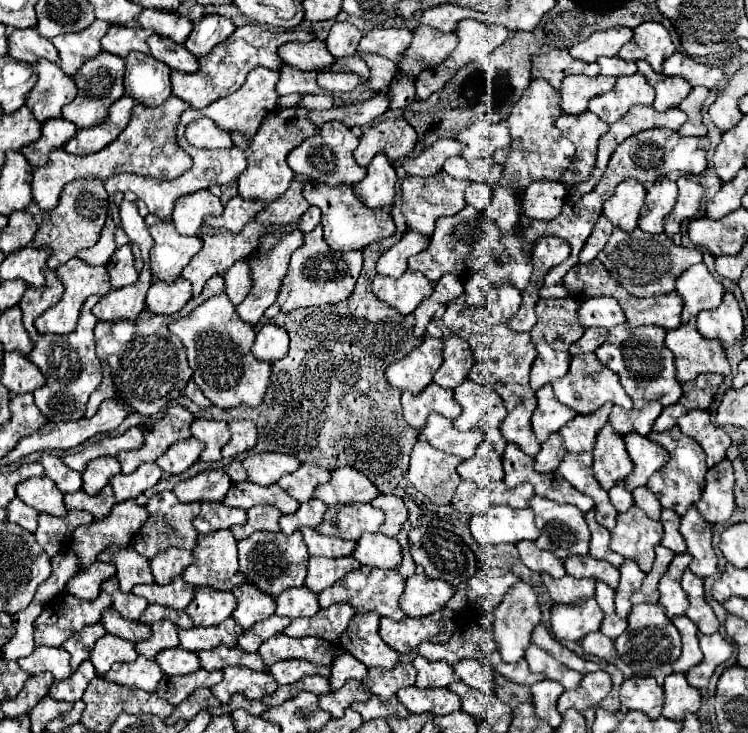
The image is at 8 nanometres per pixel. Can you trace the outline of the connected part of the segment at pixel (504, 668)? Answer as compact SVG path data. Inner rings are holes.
M524 658L518 660L516 664L504 664L504 662L502 662L502 664L496 666L496 670L498 670L498 674L502 674L504 678L508 678L510 682L524 684L524 686L532 686L532 684L544 680L542 674L532 674L532 672L530 672L530 668L528 668L528 664L526 664Z

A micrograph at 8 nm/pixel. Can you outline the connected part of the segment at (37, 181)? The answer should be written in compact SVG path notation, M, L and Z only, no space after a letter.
M170 96L164 104L156 108L148 108L138 104L132 110L132 118L124 132L106 148L100 152L92 152L86 156L74 156L70 152L64 152L64 148L52 152L50 164L34 168L34 180L32 180L32 196L40 210L50 212L58 206L62 188L78 178L98 178L108 180L114 174L120 172L132 172L138 176L152 176L156 180L172 180L184 174L192 166L192 158L176 146L176 124L180 120L180 114L188 108L184 100L178 100L176 96Z

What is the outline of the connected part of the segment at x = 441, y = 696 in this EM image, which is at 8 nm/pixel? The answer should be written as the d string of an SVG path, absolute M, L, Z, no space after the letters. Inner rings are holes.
M416 686L404 688L398 694L398 700L406 706L410 714L432 714L432 716L446 716L452 712L460 712L462 704L460 698L450 692L448 688L428 688L420 690Z

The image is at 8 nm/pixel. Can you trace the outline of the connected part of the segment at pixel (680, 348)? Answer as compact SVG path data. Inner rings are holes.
M696 318L676 330L668 330L666 348L670 348L676 358L676 378L682 384L702 372L730 374L730 364L720 342L706 340L696 328Z

